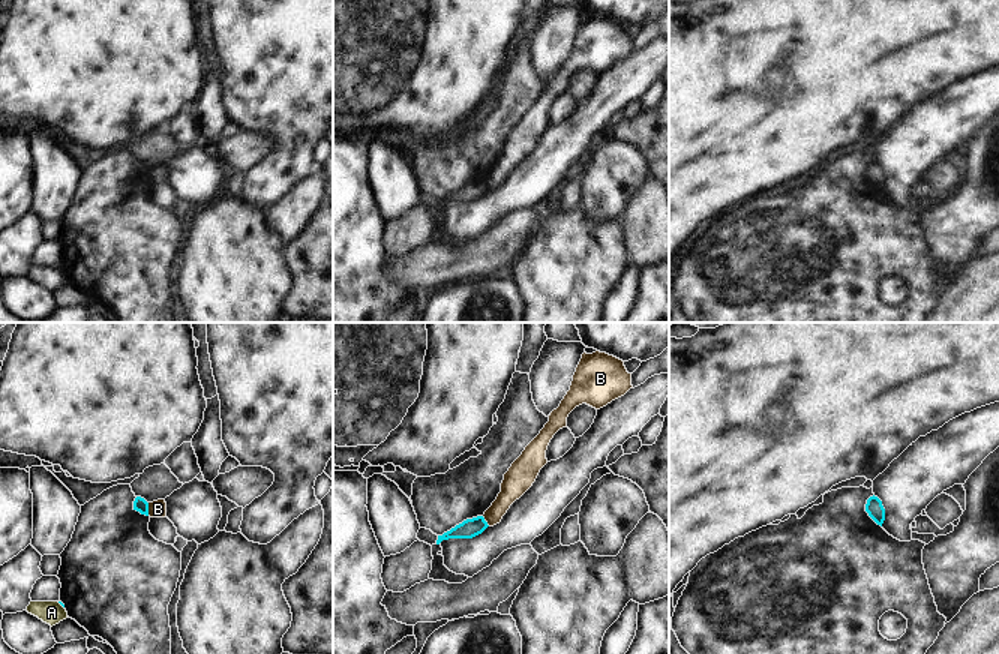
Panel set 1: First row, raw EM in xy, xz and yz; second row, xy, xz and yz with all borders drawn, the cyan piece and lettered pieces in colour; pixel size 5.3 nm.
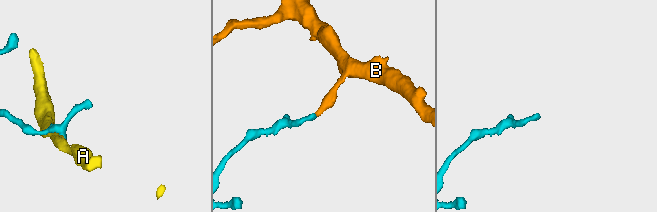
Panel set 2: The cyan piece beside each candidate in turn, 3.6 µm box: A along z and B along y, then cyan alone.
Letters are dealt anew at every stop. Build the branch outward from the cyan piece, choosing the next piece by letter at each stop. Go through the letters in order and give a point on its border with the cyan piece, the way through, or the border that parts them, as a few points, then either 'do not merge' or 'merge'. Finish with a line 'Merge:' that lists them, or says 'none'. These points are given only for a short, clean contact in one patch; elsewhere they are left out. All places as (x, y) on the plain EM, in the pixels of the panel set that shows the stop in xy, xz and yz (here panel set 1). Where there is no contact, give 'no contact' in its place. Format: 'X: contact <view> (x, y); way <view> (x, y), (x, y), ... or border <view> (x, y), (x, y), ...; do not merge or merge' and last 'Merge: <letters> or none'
A: contact xy (60, 267); border xy (57, 266), (63, 272); do not merge
B: contact xy (147, 173); border xy (147, 167), (149, 179); do not merge
Merge: none

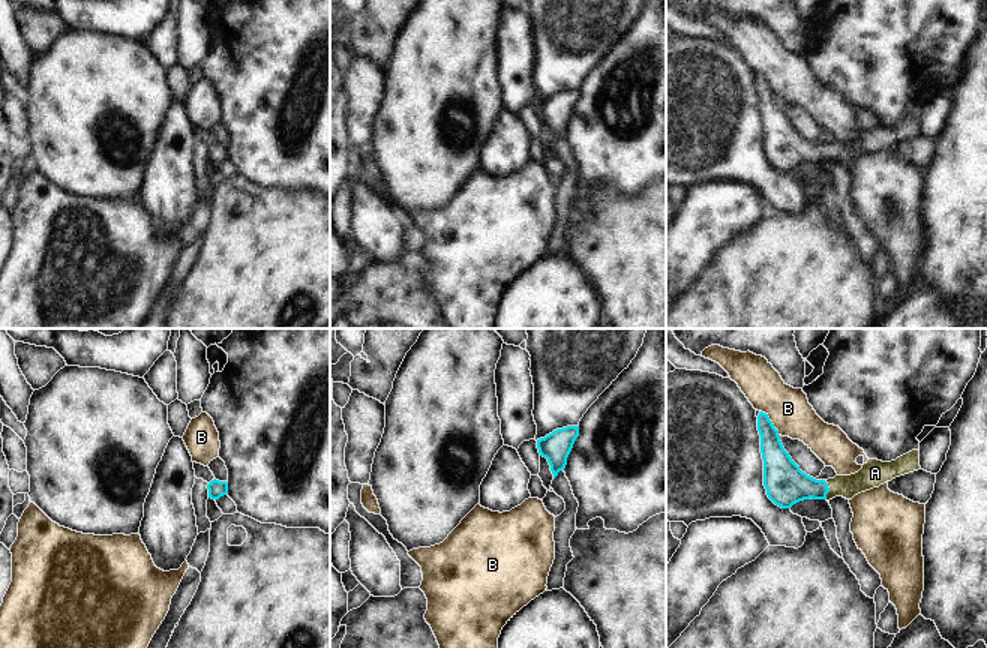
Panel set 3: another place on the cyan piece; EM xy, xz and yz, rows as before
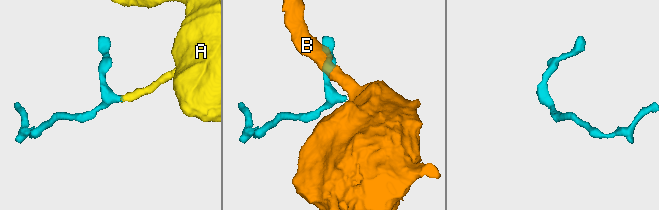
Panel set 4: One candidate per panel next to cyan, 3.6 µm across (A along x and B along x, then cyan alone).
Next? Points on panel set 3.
A: contact yz (828, 153); way yz (786, 149), (828, 153), (854, 149), (872, 138); merge
B: contact yz (771, 87); border yz (761, 74), (779, 99); do not merge
Merge: A

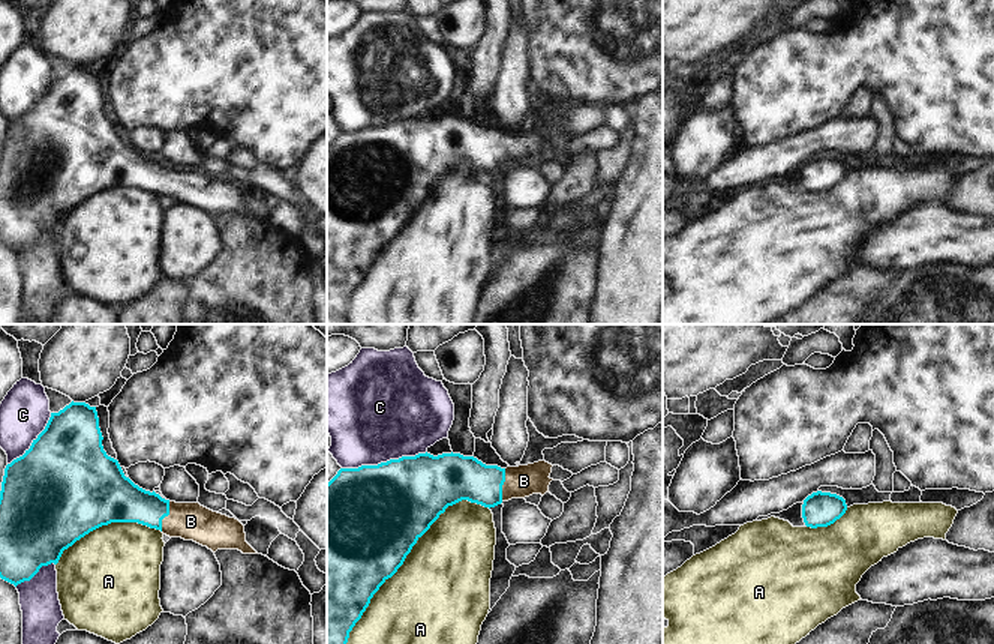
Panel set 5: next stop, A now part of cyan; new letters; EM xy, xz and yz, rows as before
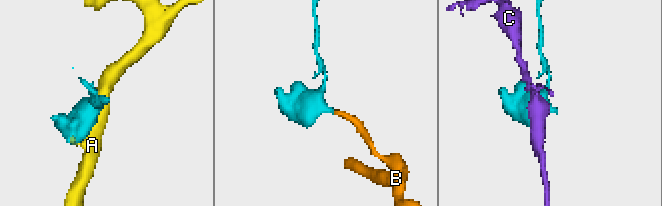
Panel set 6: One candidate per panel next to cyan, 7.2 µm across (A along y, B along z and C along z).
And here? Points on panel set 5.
A: contact xz (402, 227); do not merge
B: contact xz (502, 147); way xz (458, 141), (479, 147), (502, 147), (523, 144); merge
C: contact xz (384, 126); do not merge
Merge: B

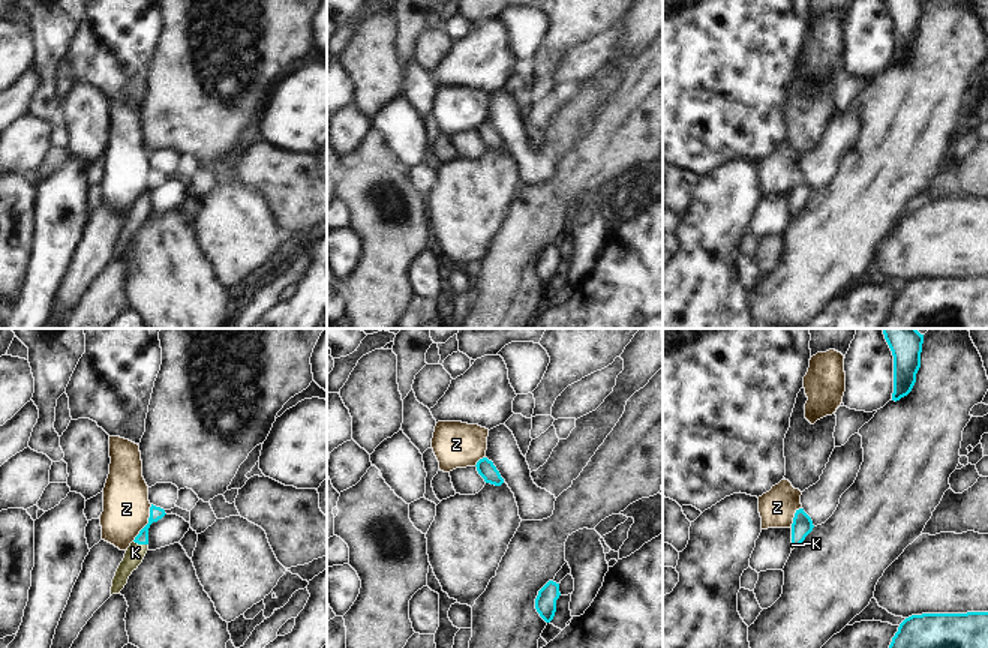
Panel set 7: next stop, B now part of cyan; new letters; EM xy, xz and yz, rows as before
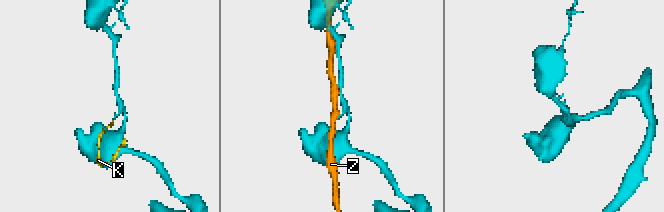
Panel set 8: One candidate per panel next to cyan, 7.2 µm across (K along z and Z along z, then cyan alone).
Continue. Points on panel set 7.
K: contact xy (141, 207); way xy (156, 177), (144, 194), (141, 207), (135, 216); merge
Z: contact xy (149, 186); border xy (152, 168), (149, 186), (132, 204); do not merge
Merge: K

